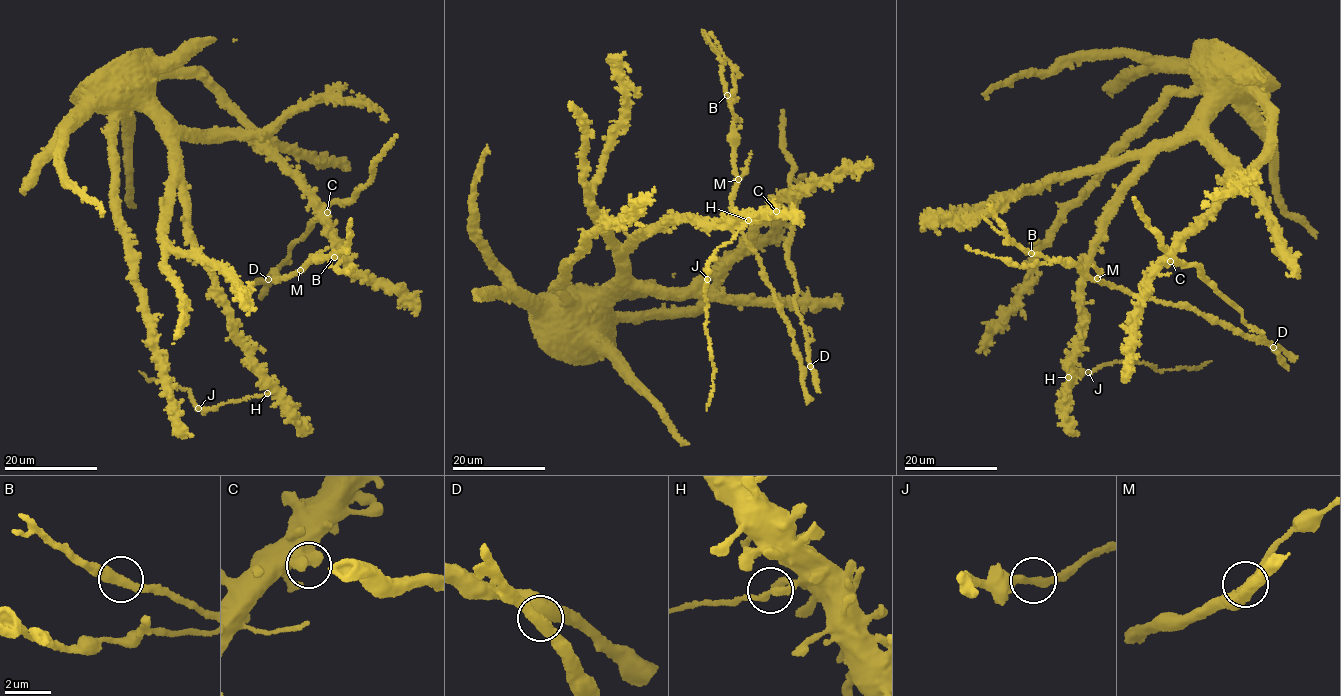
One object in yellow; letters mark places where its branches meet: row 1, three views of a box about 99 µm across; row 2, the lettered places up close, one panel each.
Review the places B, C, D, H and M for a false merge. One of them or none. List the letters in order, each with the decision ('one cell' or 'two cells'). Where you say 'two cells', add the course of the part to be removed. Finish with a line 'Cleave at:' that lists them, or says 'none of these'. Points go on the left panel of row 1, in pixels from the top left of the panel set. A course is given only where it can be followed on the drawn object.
B: one cell
C: one cell
D: one cell
H: two cells; course (267, 394), (204, 411), (195, 405), (188, 388), (174, 385), (167, 390), (160, 379), (149, 379), (139, 371)
M: one cell
Cleave at: H

